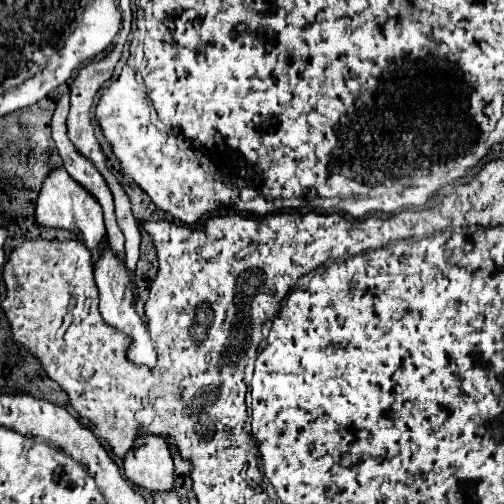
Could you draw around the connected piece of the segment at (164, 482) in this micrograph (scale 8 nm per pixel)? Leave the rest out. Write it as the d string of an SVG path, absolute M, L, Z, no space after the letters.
M141 434L123 458L125 476L149 492L173 488L173 458L163 436Z

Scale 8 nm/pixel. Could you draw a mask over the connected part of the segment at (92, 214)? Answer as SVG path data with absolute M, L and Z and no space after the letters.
M63 168L53 170L47 176L47 180L43 182L43 188L41 188L41 194L37 200L35 220L43 228L57 228L57 230L75 232L77 238L89 248L91 262L95 264L99 260L101 244L107 234L105 224L103 224L103 212L101 212L97 200L93 196L87 196L87 192L83 192L83 188L79 188L79 184L75 184L75 180L71 180L71 176L67 176L67 172L63 172Z

